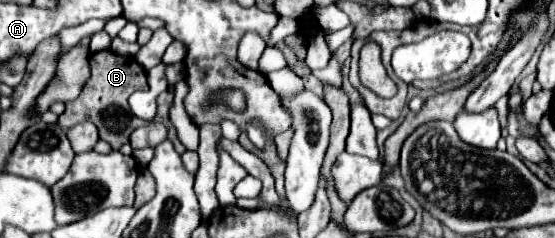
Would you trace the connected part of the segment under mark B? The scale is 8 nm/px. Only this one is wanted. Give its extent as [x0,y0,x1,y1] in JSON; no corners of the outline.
[59,50,149,150]

